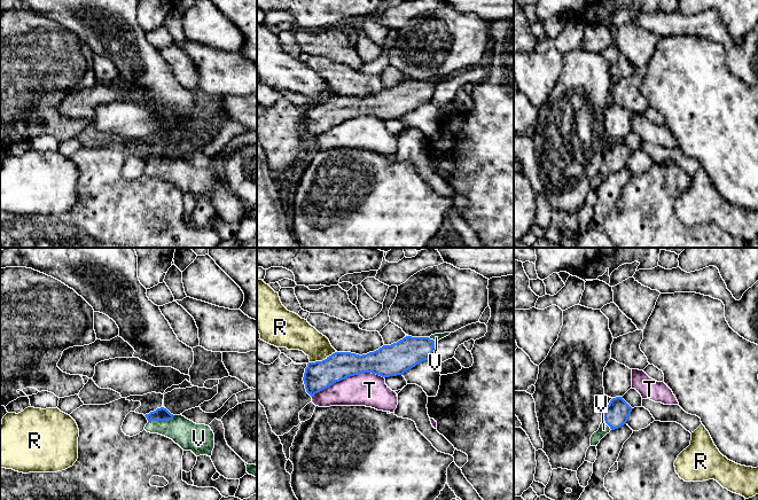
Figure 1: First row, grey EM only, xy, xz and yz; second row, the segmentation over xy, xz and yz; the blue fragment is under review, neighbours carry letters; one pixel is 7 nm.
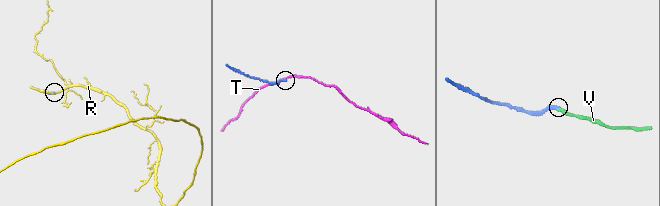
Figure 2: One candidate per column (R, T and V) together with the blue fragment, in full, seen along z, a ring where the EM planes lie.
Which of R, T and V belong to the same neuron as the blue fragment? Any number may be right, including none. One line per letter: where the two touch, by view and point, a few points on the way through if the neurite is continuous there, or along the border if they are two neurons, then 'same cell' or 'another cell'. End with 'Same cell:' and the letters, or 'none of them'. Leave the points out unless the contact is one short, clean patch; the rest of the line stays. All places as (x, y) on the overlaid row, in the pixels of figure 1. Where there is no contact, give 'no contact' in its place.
R: contact xz (322, 360); another cell
T: contact xz (348, 376); another cell
V: contact xy (161, 420); way xy (161, 414), (161, 420), (189, 436); same cell
Same cell: V

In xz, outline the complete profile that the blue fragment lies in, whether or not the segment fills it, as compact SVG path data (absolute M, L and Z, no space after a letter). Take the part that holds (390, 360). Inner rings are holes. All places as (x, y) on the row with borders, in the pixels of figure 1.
M451 333L430 337L406 336L367 354L335 352L322 361L308 362L304 373L306 392L315 393L350 376L372 373L382 377L403 375L422 361L431 359L435 343Z

